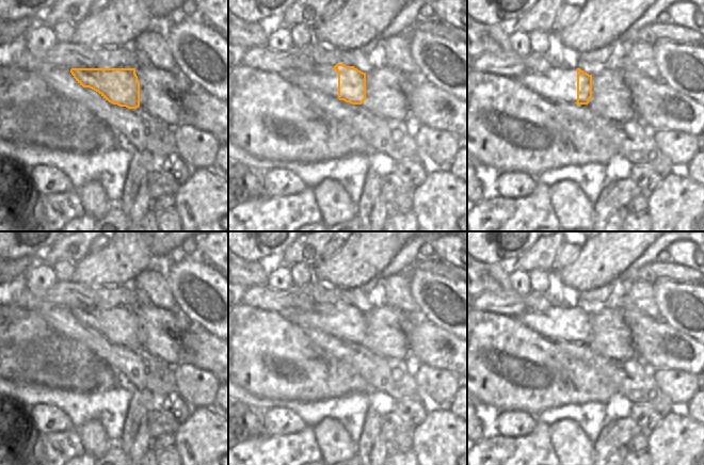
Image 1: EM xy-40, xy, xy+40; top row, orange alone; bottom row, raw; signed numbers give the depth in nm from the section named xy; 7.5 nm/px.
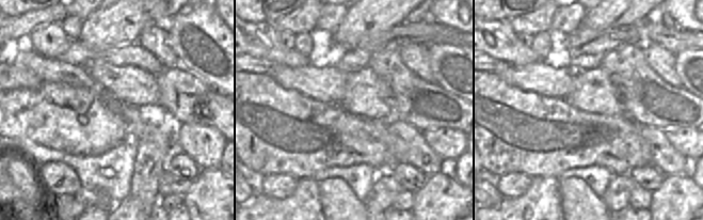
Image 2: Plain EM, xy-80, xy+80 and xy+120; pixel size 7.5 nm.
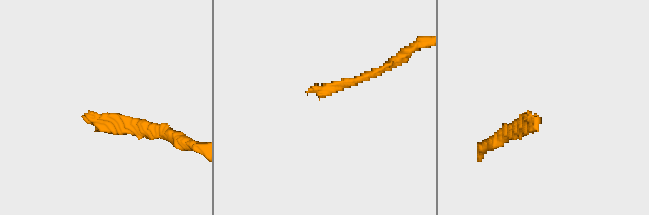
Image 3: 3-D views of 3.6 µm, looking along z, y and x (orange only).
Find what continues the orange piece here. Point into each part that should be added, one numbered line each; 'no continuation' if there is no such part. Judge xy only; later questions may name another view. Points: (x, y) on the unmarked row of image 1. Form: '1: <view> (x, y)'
1: xy (324, 318)

